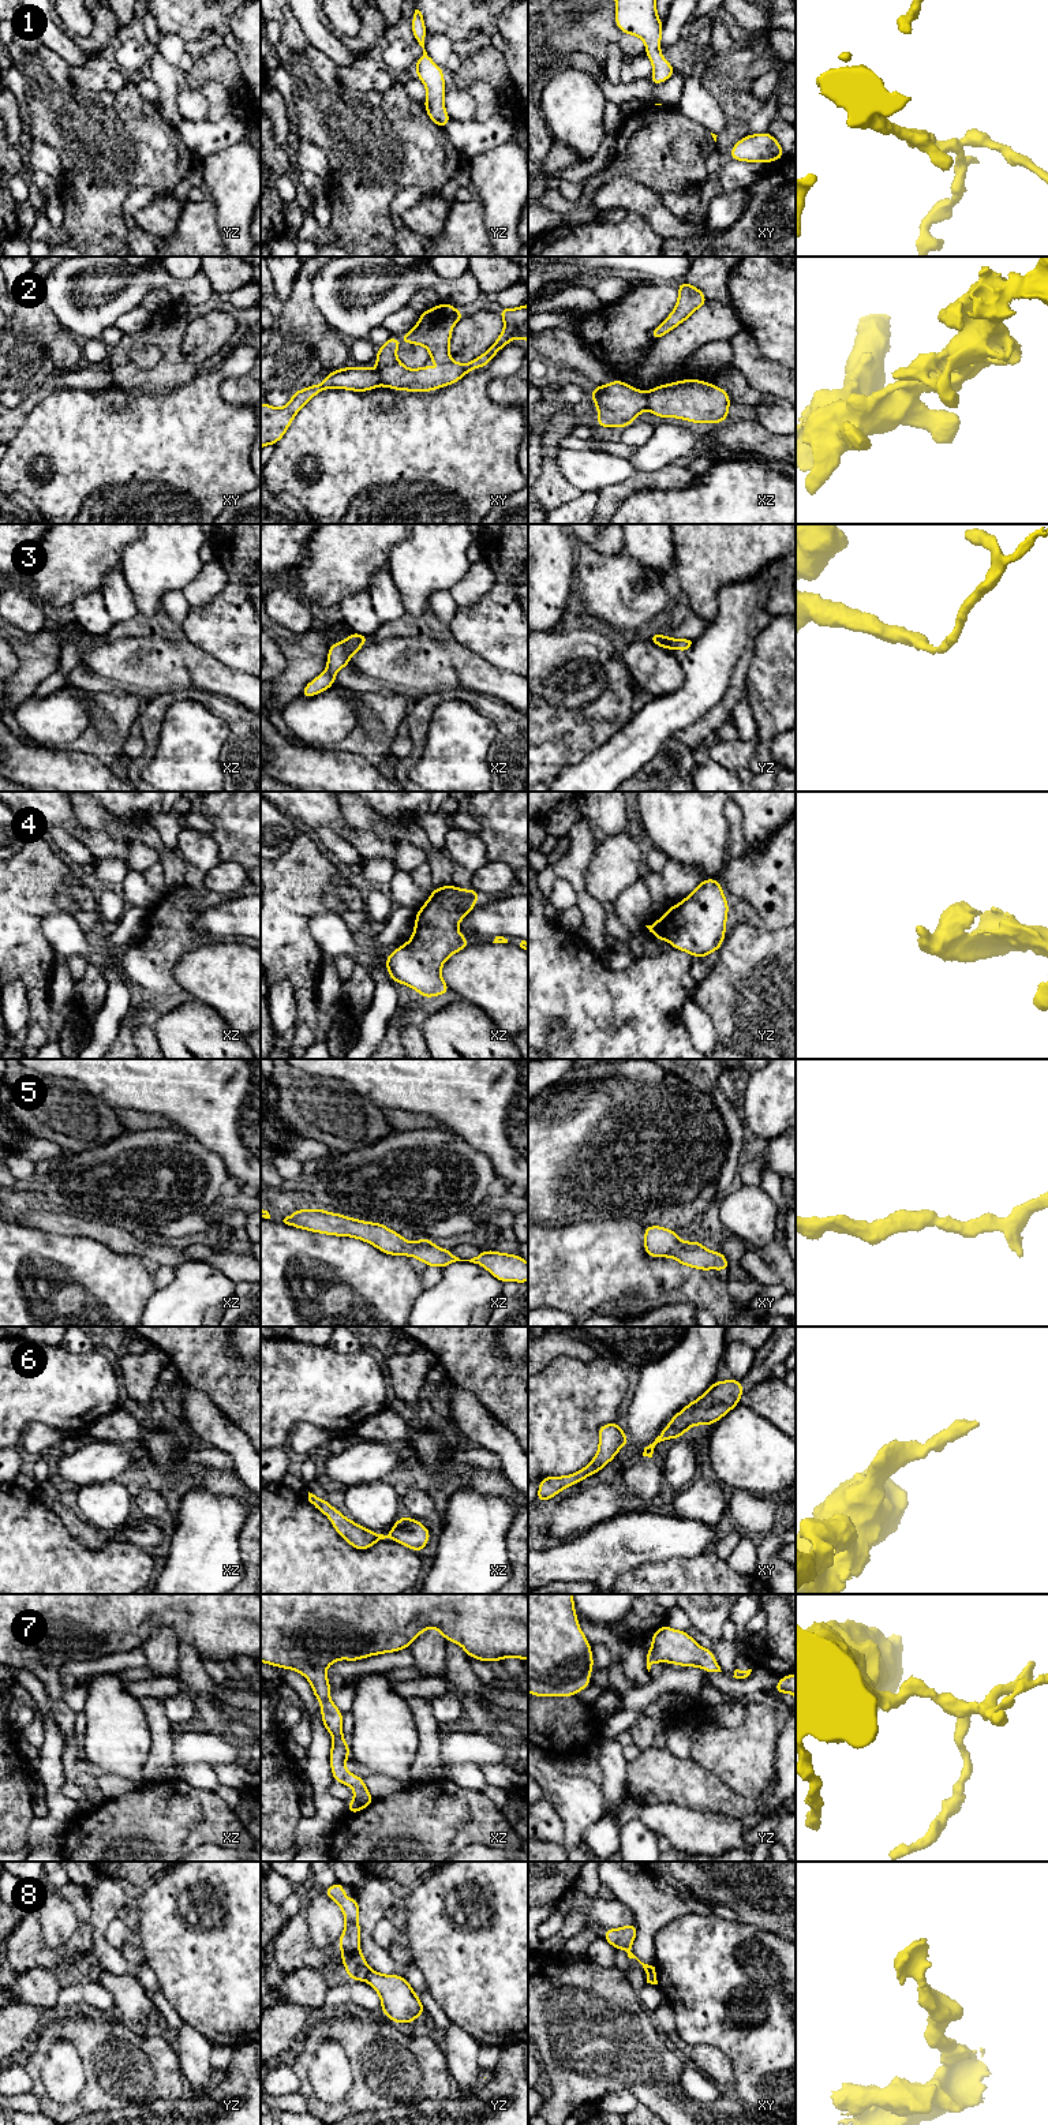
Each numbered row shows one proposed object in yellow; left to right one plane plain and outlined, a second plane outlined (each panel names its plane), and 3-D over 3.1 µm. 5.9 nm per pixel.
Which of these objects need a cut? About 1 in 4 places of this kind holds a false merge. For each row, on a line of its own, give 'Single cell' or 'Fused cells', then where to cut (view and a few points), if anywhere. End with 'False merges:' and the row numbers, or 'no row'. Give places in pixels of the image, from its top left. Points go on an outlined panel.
1: Single cell. No split
2: Fused cells. Split along xz (644, 393), (647, 408)
3: Single cell. No split
4: Single cell. No split
5: Single cell. No split
6: Single cell. No split
7: Single cell. No split
8: Fused cells. Split along yz (370, 1970), (365, 1979)
False merges: 2, 8

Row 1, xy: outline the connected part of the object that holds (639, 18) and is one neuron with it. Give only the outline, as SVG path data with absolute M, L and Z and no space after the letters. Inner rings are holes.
M615 0L615 25L622 33L645 42L645 56L654 67L648 79L651 83L660 85L675 74L673 66L660 55L665 25L656 14L656 0Z

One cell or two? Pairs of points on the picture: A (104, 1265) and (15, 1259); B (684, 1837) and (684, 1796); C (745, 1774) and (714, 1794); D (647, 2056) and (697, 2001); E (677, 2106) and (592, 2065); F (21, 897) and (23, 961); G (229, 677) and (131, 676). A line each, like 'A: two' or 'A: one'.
A: one
B: two
C: two
D: two
E: one
F: one
G: one

